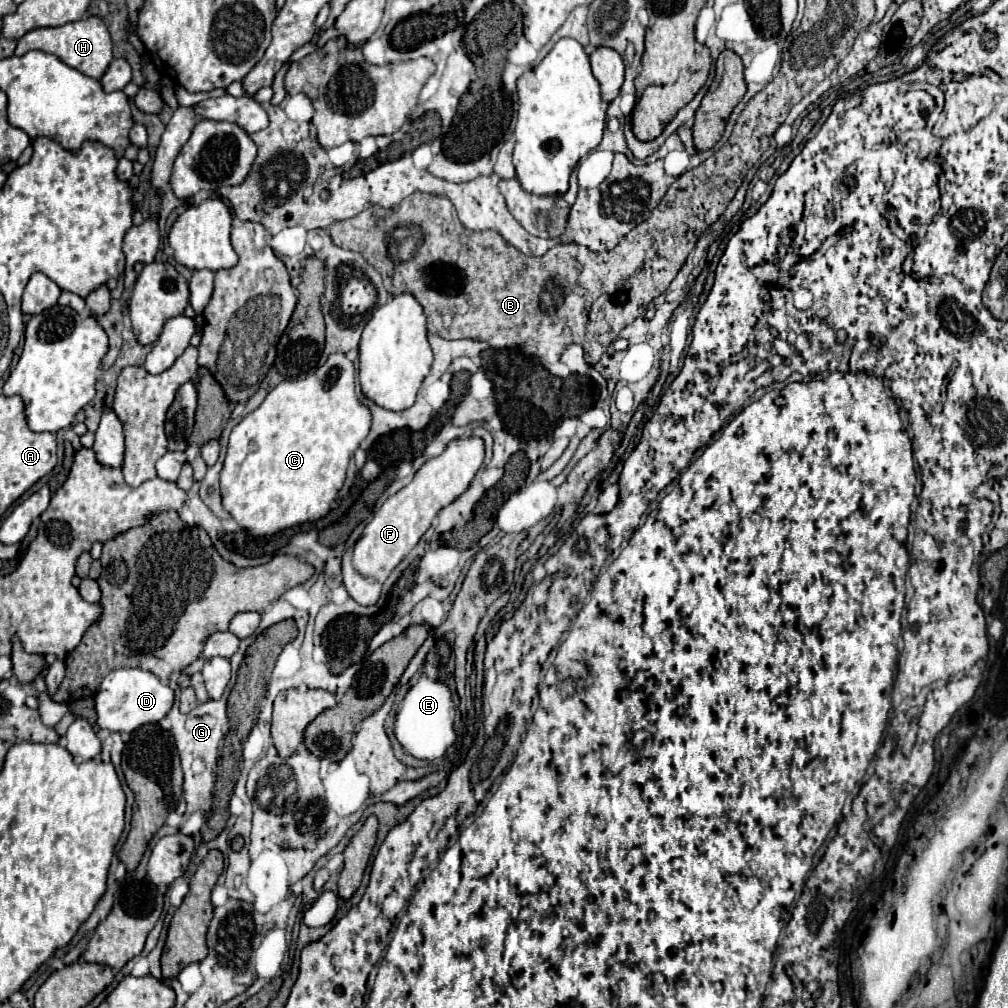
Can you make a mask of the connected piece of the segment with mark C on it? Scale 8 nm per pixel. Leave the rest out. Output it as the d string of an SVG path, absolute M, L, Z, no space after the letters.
M332 354L326 364L298 378L285 379L268 392L264 402L246 414L230 432L226 460L220 472L222 508L248 532L250 538L272 536L302 522L328 514L344 484L348 462L368 436L372 416L356 396L356 370L344 354Z

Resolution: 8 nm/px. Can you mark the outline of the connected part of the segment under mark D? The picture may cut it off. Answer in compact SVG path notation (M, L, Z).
M122 668L122 670L112 670L102 680L94 702L100 728L106 728L110 732L134 732L142 724L160 722L174 704L174 692L168 684L158 680L148 670Z

